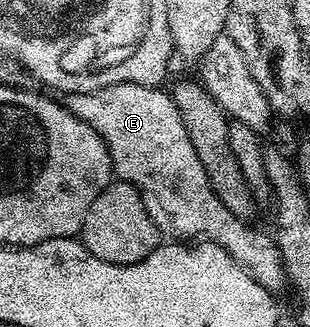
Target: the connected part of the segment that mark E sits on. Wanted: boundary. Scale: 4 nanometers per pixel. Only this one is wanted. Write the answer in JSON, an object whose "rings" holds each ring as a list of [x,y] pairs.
{"rings":[[[123,81],[97,88],[90,94],[65,93],[62,103],[75,117],[98,131],[108,148],[113,174],[145,194],[152,193],[157,207],[178,232],[185,233],[188,239],[214,242],[225,249],[234,263],[258,279],[262,287],[280,295],[290,278],[275,236],[255,229],[251,220],[234,215],[234,211],[214,195],[202,159],[198,159],[186,127],[182,127],[182,115],[178,115],[178,107],[174,107],[172,94],[162,90],[154,85]]]}

